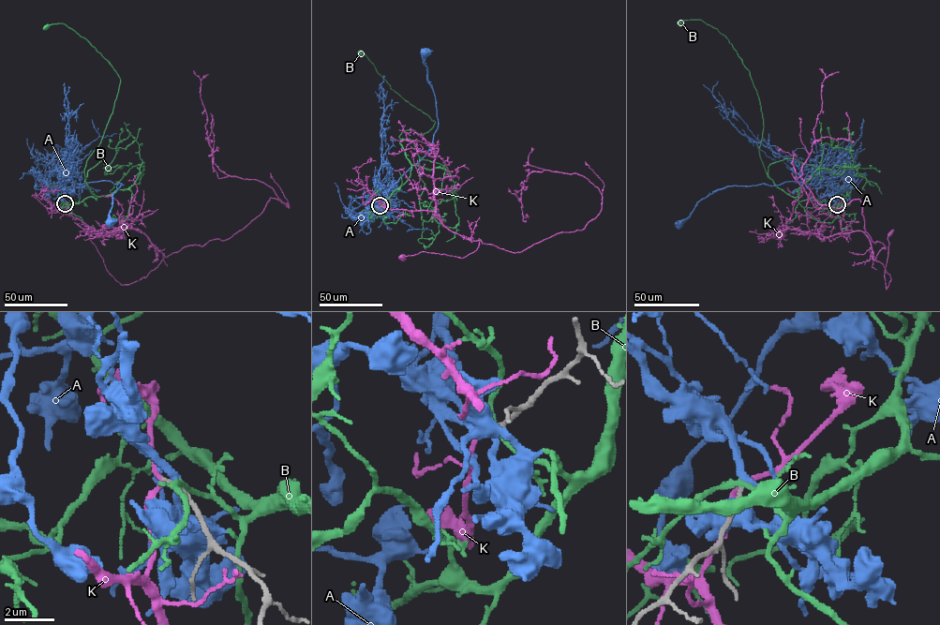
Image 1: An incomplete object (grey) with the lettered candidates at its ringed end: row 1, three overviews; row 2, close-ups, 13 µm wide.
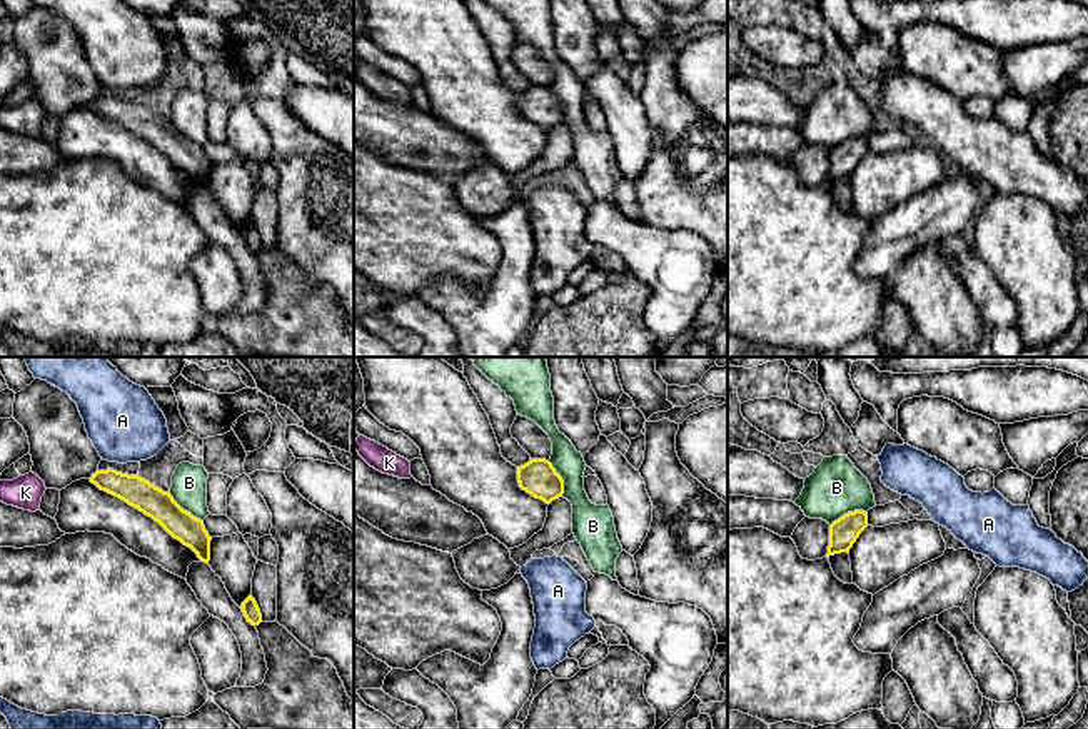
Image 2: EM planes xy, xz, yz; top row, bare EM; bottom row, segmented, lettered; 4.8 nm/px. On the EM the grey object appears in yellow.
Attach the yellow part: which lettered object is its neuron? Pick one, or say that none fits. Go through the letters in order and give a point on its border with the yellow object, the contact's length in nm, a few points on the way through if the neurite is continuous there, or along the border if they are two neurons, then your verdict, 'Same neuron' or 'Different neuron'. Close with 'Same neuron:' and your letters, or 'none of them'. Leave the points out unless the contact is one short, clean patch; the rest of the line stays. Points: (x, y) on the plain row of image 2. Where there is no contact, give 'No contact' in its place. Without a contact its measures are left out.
A: No contact. Different neuron
B: Touches yellow at yz (848, 139). Shared border 200 nm. Boundary: yz (866, 137), (848, 137), (830, 152). Different neuron
K: No contact. Different neuron
Same neuron: none of them

